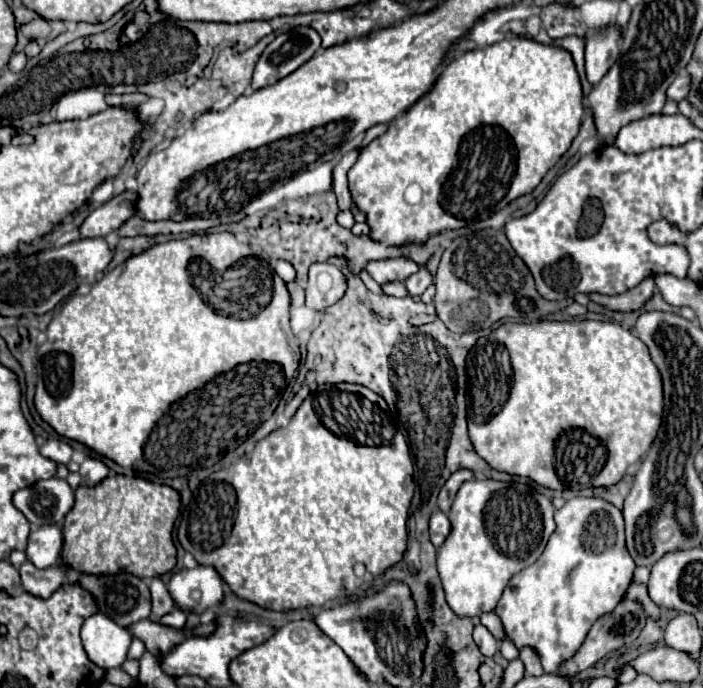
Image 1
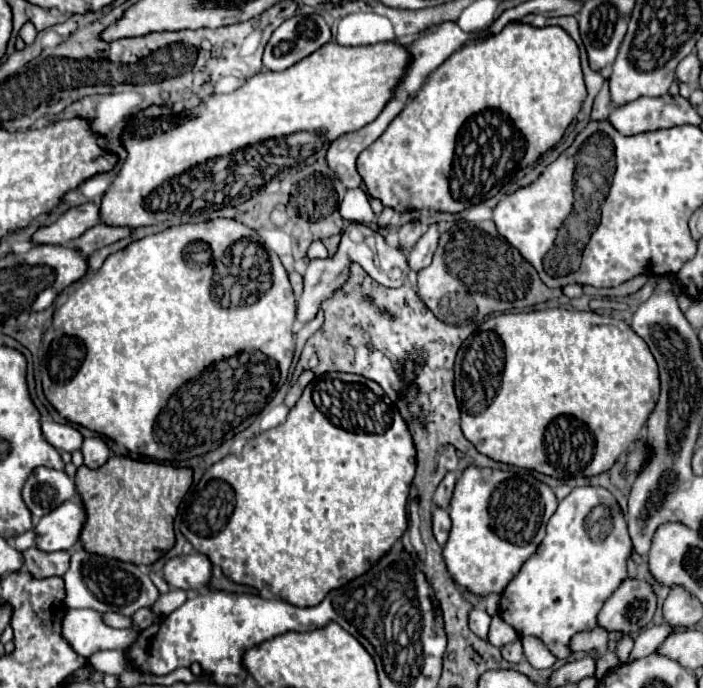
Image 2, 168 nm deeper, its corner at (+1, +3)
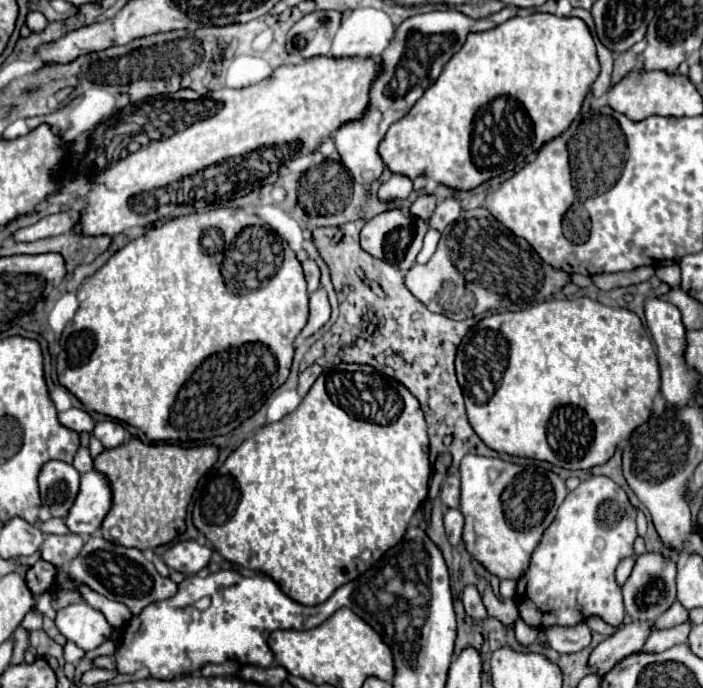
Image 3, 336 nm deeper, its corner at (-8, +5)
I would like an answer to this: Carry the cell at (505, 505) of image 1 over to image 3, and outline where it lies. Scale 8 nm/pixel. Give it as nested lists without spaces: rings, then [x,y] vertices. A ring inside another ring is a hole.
[[[465,455],[459,465],[461,513],[465,515],[463,541],[467,551],[499,579],[519,579],[527,567],[541,535],[557,515],[569,489],[565,481],[545,469],[513,461]]]

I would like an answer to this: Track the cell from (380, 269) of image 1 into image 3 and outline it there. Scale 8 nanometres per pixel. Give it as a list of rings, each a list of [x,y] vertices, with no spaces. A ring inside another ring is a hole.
[[[419,195],[413,203],[411,203],[411,209],[409,213],[415,215],[415,217],[421,217],[425,221],[429,221],[431,213],[435,211],[435,205],[437,205],[437,197],[435,195]]]

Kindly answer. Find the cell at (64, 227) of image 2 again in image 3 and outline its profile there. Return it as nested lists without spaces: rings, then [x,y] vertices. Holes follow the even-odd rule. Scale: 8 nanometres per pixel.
[[[71,209],[71,211],[61,211],[55,215],[47,215],[43,219],[39,219],[35,225],[17,229],[13,233],[13,241],[21,243],[21,241],[39,241],[45,237],[53,237],[53,235],[63,235],[69,233],[75,223],[79,221],[79,211]]]

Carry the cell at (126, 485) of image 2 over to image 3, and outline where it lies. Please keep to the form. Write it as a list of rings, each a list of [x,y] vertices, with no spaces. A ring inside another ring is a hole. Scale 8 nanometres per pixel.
[[[131,437],[119,447],[105,449],[95,457],[95,469],[109,477],[113,489],[113,507],[101,525],[103,537],[111,539],[111,529],[117,525],[117,545],[145,551],[173,541],[185,531],[185,515],[191,495],[199,479],[215,465],[217,457],[219,447],[215,445],[145,445],[139,437]]]

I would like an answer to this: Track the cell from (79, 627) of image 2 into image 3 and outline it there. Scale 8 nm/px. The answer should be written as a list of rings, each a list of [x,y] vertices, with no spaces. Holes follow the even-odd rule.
[[[71,603],[59,609],[55,615],[55,627],[67,641],[73,641],[83,651],[91,651],[107,639],[119,641],[119,631],[113,633],[103,613],[87,603]]]

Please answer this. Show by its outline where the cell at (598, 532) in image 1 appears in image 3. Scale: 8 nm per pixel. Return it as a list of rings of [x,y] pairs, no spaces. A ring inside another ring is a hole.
[[[589,477],[585,479],[577,489],[569,491],[569,495],[565,497],[565,501],[561,503],[559,511],[557,511],[557,517],[553,519],[553,523],[547,527],[547,531],[543,533],[539,545],[535,547],[533,555],[531,555],[531,561],[529,561],[529,569],[527,573],[517,581],[517,603],[519,603],[519,615],[525,619],[525,623],[529,623],[531,627],[537,627],[537,629],[543,629],[543,627],[549,627],[549,625],[577,625],[581,621],[585,621],[587,617],[591,615],[599,615],[605,623],[611,623],[611,625],[621,625],[623,623],[623,617],[625,617],[625,609],[623,609],[623,599],[621,599],[621,587],[615,583],[615,567],[627,559],[627,557],[633,557],[635,551],[633,551],[633,543],[637,539],[637,525],[635,525],[635,507],[629,503],[625,491],[615,483],[611,481],[609,477]]]

